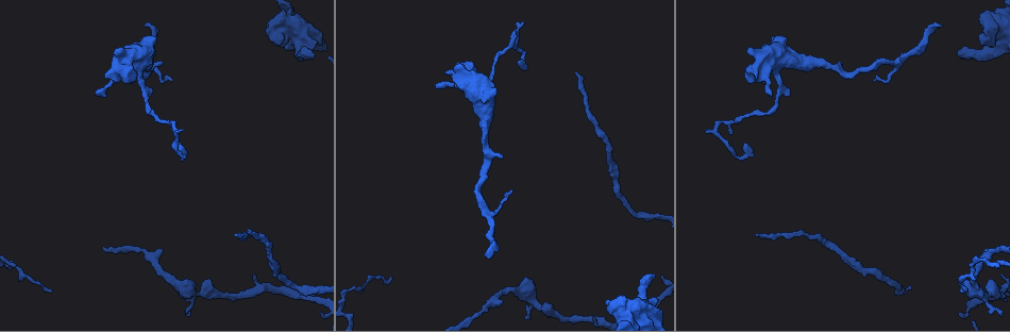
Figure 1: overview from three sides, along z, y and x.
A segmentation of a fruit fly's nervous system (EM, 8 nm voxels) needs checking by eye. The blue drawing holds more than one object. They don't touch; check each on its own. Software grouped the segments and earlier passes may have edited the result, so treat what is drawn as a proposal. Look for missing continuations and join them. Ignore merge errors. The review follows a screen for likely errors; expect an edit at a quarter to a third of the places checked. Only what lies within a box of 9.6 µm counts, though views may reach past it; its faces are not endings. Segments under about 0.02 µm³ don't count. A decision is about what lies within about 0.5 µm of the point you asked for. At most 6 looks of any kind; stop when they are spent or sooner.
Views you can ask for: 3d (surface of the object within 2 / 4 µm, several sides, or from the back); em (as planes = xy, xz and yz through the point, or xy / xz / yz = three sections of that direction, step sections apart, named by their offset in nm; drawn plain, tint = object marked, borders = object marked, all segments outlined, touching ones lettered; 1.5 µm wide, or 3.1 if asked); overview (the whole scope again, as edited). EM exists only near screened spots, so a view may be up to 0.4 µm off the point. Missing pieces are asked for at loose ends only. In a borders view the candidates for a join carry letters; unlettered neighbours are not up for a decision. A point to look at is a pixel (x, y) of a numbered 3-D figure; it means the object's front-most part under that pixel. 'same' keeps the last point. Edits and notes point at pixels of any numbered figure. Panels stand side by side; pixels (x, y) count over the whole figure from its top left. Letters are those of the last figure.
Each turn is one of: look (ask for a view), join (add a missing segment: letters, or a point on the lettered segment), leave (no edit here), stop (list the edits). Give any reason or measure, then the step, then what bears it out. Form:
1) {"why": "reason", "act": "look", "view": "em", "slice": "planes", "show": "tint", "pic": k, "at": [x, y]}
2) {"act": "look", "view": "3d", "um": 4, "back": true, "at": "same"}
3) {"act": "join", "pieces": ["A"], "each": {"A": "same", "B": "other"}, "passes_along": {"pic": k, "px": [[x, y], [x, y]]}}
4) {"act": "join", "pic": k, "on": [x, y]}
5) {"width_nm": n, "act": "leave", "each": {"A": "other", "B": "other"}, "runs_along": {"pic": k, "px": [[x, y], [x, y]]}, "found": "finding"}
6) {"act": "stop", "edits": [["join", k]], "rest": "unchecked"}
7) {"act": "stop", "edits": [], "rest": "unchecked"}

{"why": "free end", "act": "look", "view": "3d", "um": 2, "back": true, "pic": 1, "at": [513, 190]}

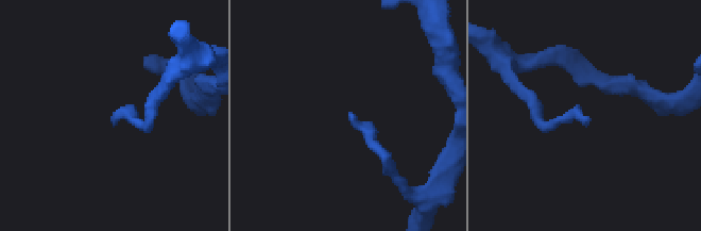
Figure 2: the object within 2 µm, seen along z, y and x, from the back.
{"act": "look", "view": "em", "um": 3.1, "slice": "planes", "show": "plain", "pic": 2, "at": [587, 118]}

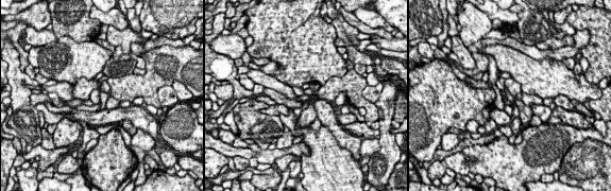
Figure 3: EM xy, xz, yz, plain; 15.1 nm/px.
{"act": "look", "view": "em", "um": 3.1, "slice": "planes", "show": "borders", "at": "same"}

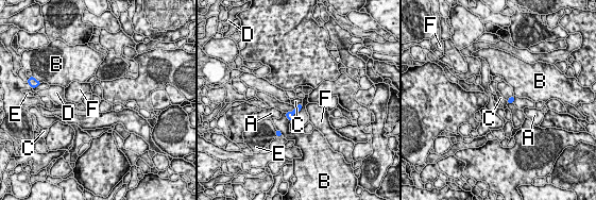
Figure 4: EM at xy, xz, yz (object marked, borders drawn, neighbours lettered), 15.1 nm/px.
{"longest_contact_nm": ["D", 180], "act": "leave", "each": {"A": "other", "B": "other", "C": "other", "D": "other", "E": "other", "F": "other"}, "found": "none of them fits"}

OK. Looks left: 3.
{"why": "tapers out", "act": "look", "view": "em", "slice": "planes", "show": "borders", "pic": 1, "at": [487, 258]}

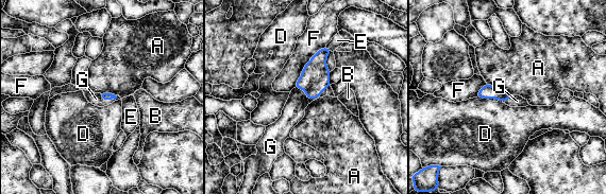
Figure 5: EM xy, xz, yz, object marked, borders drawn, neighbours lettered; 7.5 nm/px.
{"longest_contact_nm": ["F", 280], "act": "join", "pic": 5, "on": [293, 111], "each": {"A": "other", "B": "other", "D": "other", "E": "other", "F": "other", "G": "same"}, "found": "the cell continues"}

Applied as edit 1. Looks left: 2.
{"act": "stop", "edits": [["join", 5]], "rest": "unchecked"}

